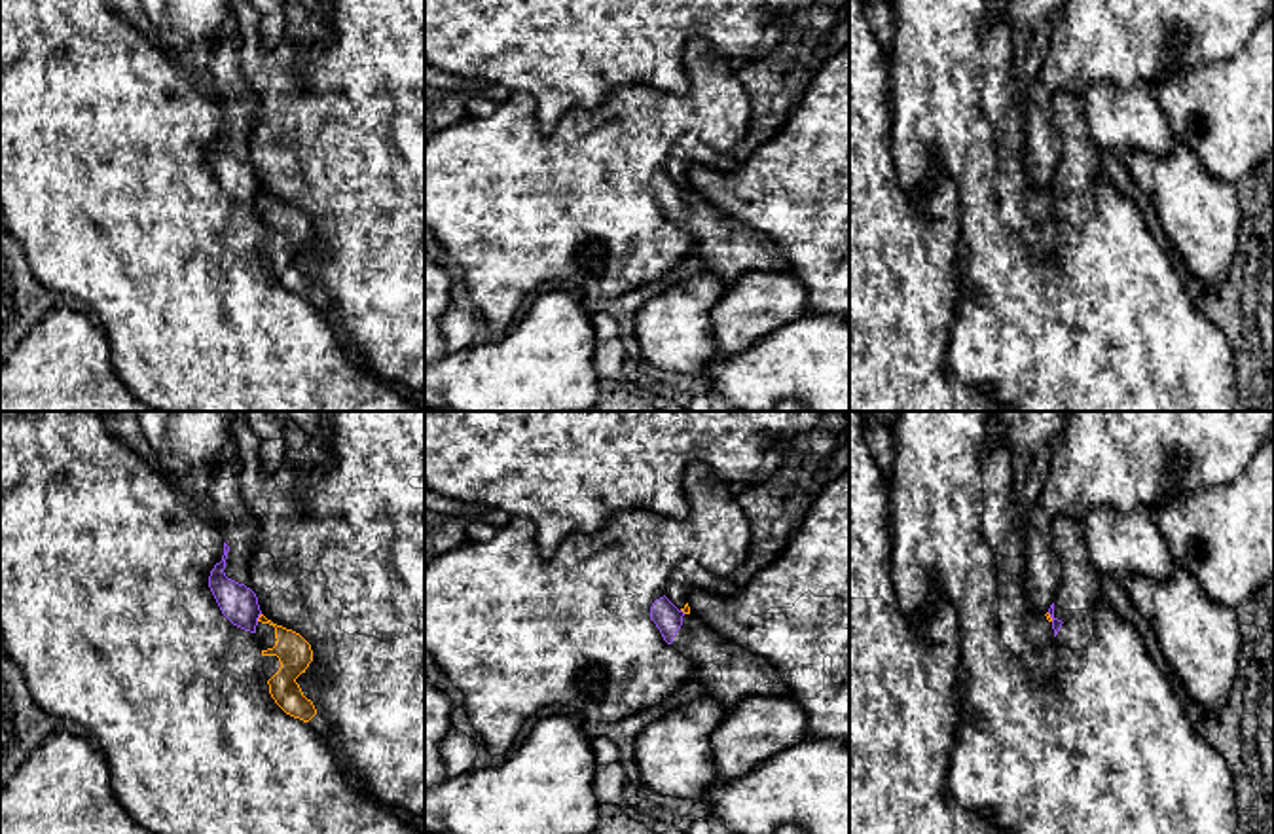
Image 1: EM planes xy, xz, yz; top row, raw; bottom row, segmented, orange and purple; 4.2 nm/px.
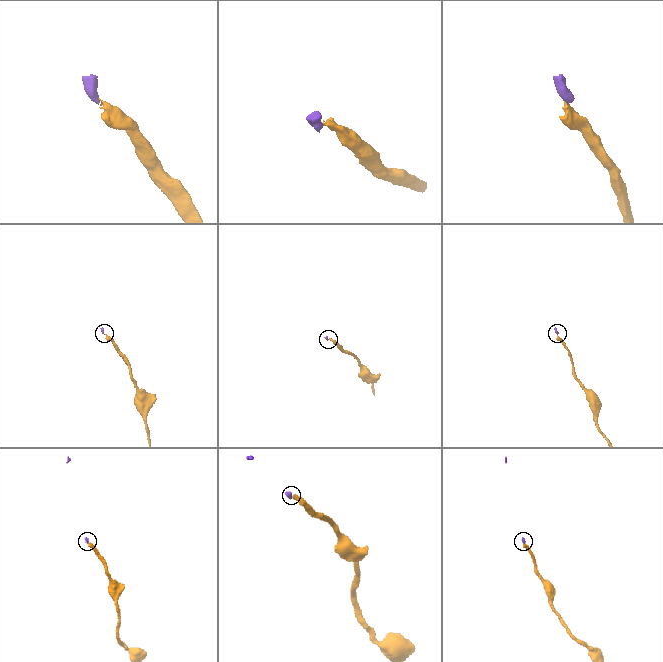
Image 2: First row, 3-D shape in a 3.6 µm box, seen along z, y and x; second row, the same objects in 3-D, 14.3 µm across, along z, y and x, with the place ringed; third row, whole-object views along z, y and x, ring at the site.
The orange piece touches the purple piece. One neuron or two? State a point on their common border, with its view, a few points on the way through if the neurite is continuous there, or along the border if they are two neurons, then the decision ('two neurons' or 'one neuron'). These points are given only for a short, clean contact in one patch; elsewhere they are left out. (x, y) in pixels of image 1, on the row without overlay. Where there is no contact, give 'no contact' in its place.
xy (260, 192) | along xy (260, 188), (256, 196) | two neurons

